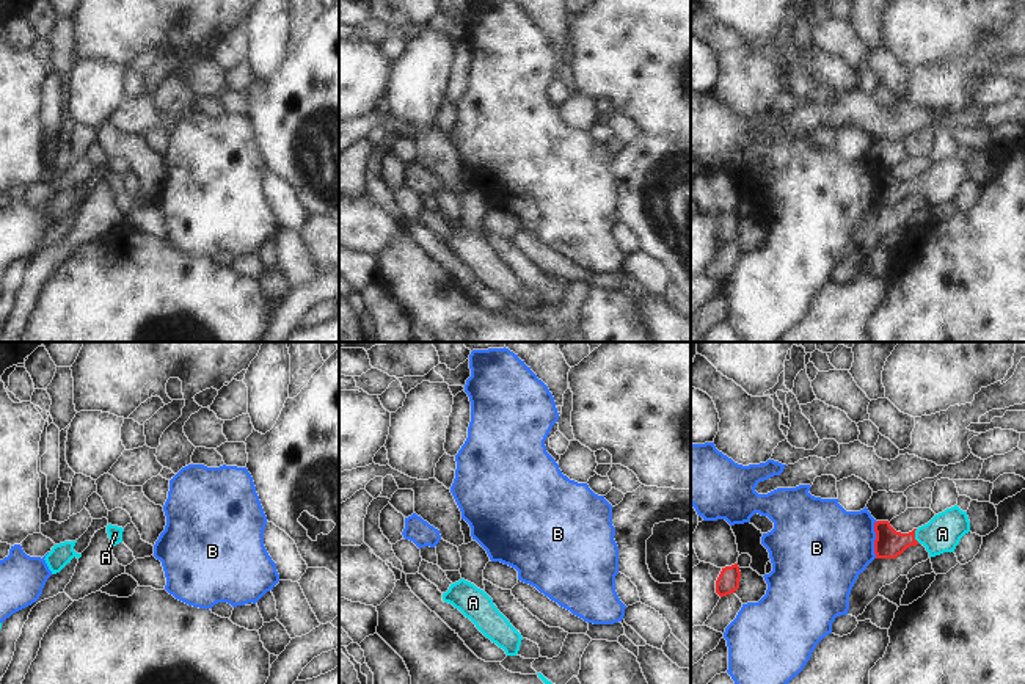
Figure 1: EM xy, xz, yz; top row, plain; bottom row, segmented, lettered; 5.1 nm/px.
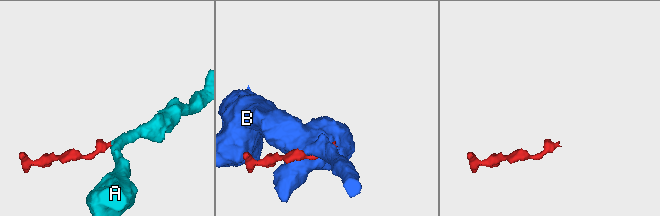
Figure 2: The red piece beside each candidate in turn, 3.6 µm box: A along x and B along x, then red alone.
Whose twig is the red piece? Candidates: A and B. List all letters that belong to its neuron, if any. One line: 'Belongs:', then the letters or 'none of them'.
Belongs: A

